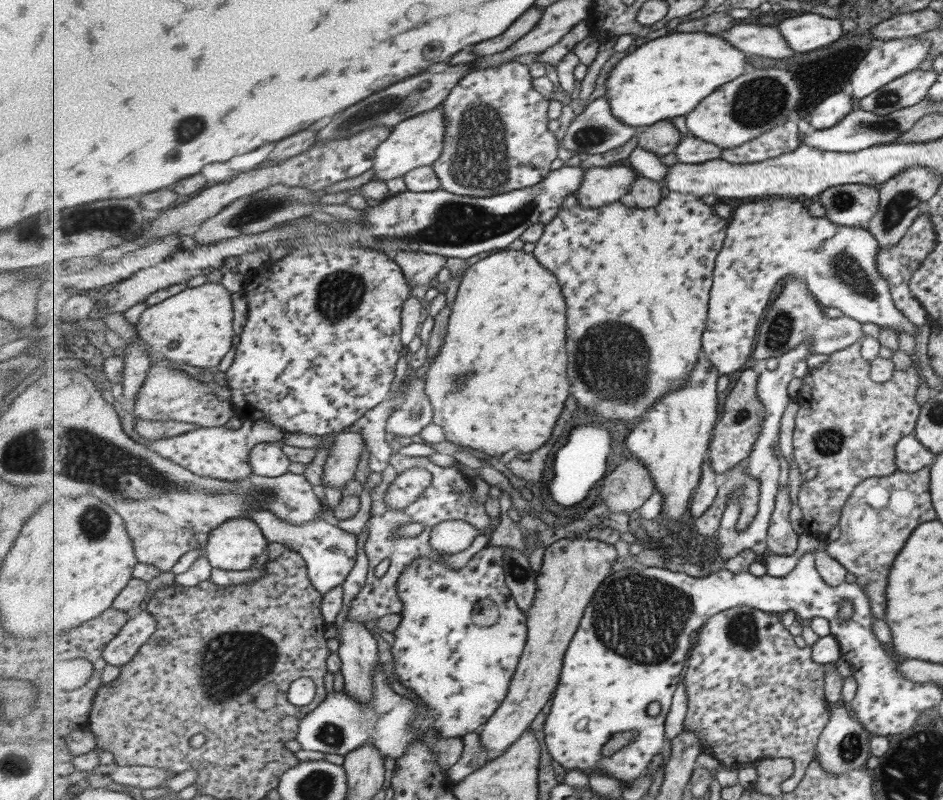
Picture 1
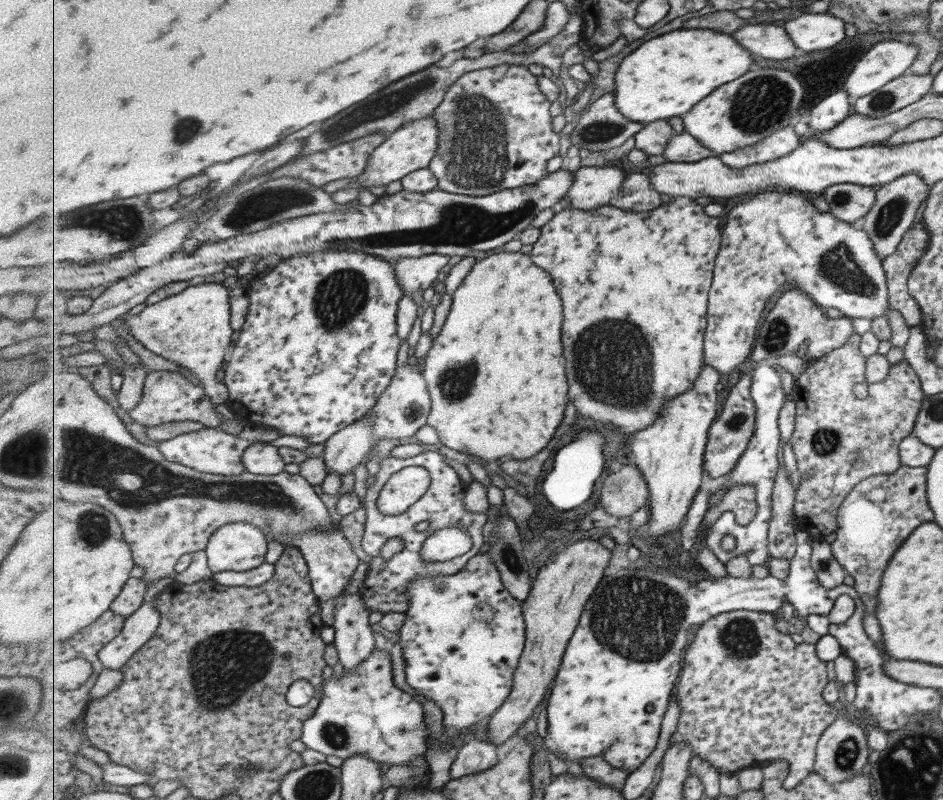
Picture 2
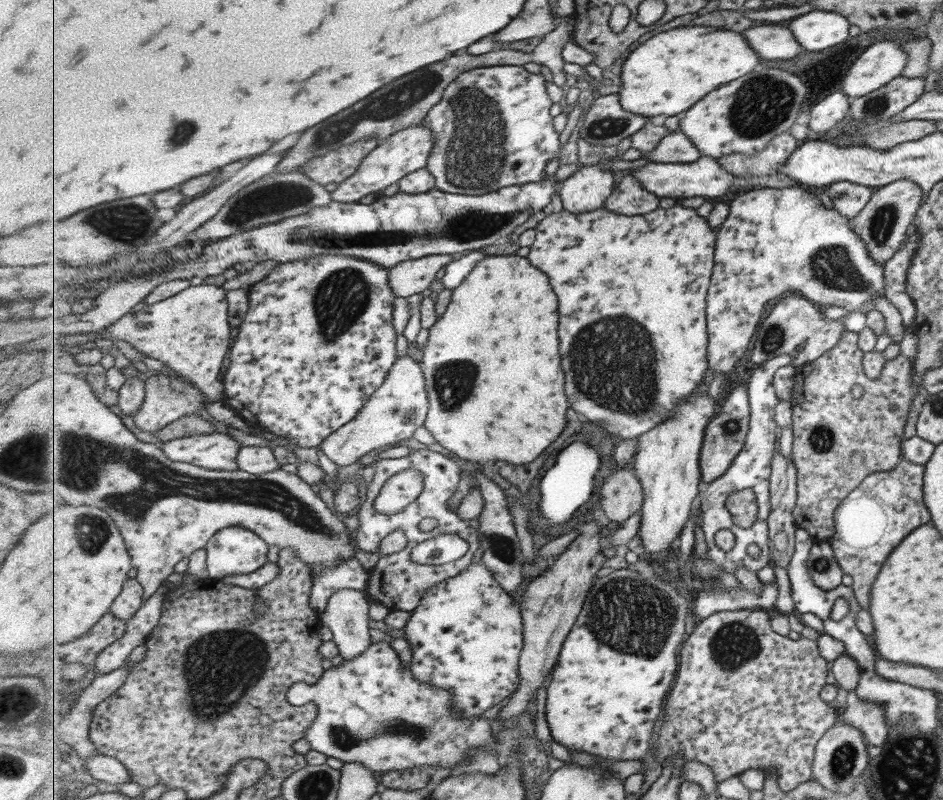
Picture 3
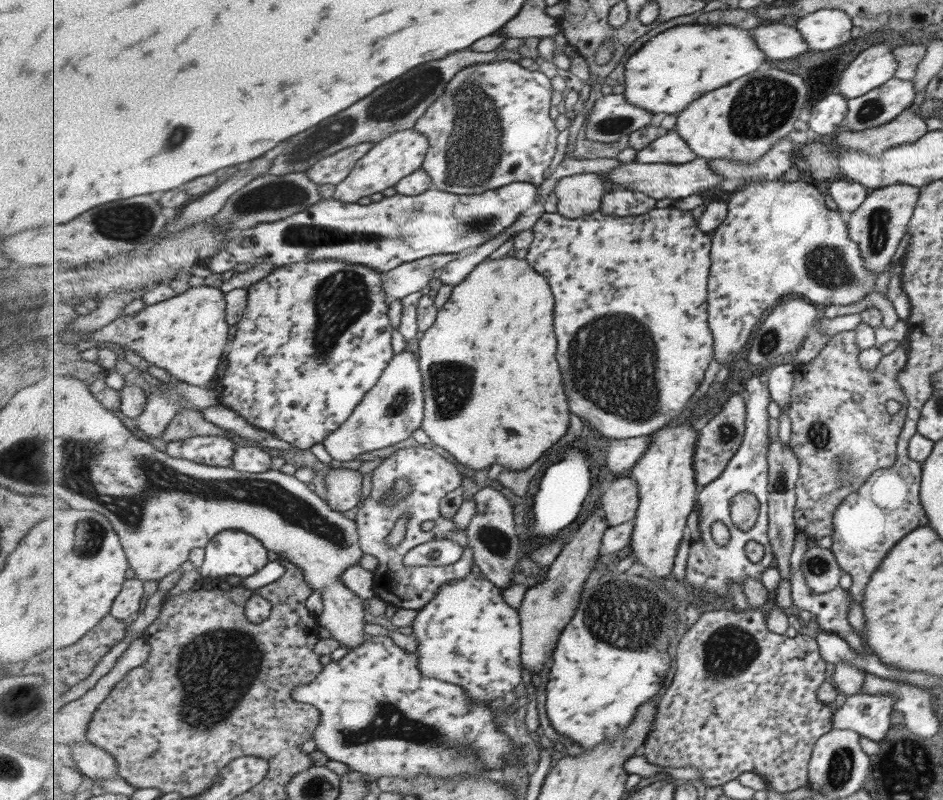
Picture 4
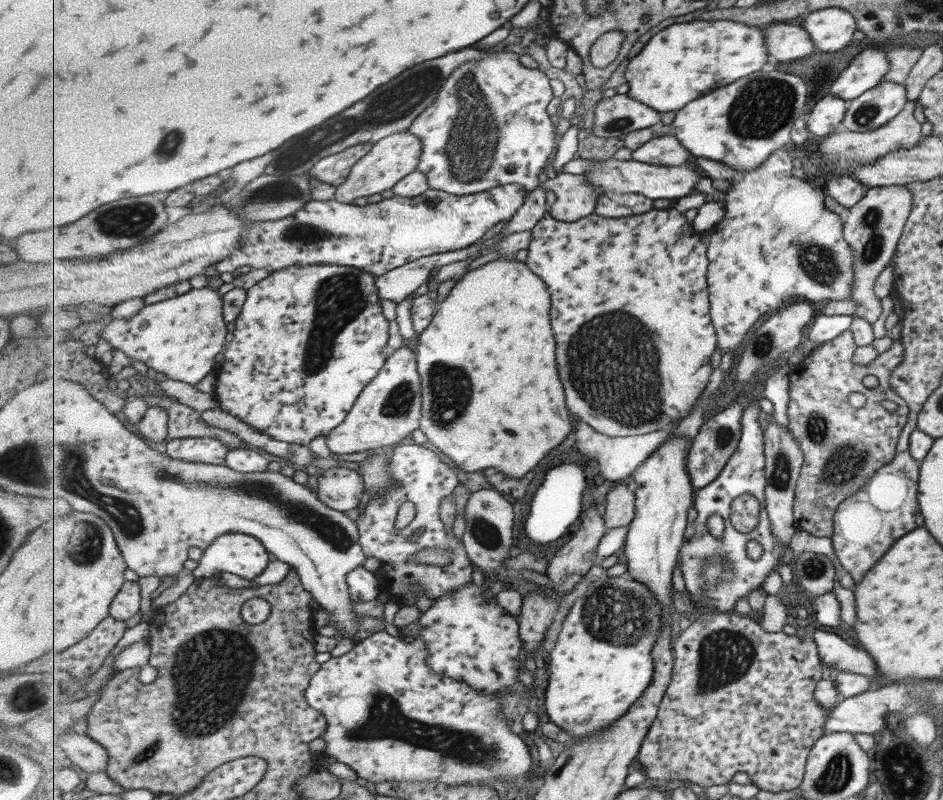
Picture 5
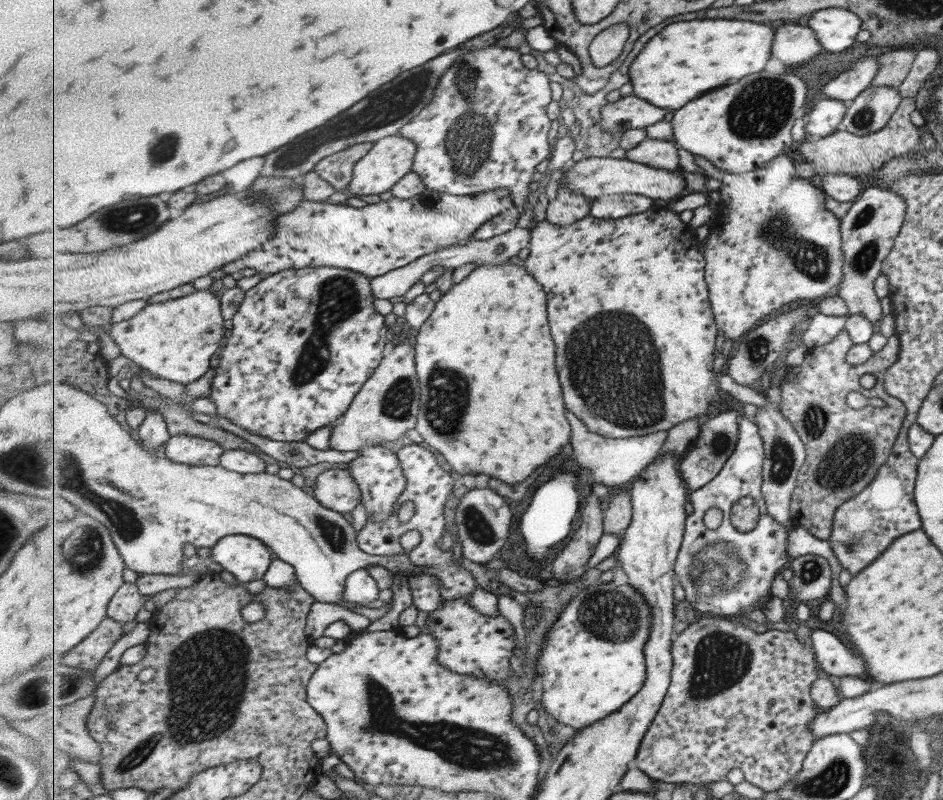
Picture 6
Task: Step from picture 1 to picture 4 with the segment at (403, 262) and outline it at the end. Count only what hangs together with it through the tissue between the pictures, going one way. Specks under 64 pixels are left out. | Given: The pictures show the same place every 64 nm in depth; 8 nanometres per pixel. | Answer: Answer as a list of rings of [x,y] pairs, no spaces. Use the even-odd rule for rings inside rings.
[[[437,254],[426,256],[419,260],[409,261],[384,274],[383,284],[388,291],[388,302],[391,300],[402,301],[407,296],[416,294],[429,287],[433,280],[435,270],[447,266],[449,262],[457,260],[464,254]]]

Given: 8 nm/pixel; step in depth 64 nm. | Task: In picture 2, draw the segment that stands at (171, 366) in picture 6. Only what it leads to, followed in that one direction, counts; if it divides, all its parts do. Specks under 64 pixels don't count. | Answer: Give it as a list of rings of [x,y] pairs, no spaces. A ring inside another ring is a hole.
[[[201,283],[171,296],[155,305],[149,305],[136,316],[126,316],[130,334],[151,353],[188,369],[215,404],[227,403],[229,387],[219,385],[217,372],[232,353],[234,328],[231,325],[230,291],[221,283]]]

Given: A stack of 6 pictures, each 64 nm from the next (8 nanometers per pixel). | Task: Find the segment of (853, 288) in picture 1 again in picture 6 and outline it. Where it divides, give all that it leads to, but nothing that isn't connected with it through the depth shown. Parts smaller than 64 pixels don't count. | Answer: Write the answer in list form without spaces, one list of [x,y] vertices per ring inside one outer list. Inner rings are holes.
[[[783,154],[757,171],[731,174],[693,155],[705,176],[721,182],[721,202],[712,213],[705,258],[710,302],[724,338],[737,341],[765,316],[795,300],[837,295],[842,278],[841,221],[823,206],[823,192],[795,174],[793,159]]]

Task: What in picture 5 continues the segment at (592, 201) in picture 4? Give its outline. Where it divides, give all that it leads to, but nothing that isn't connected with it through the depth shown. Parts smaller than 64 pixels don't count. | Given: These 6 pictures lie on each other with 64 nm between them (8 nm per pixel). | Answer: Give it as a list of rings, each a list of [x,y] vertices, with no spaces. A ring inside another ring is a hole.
[[[558,172],[554,178],[547,178],[537,187],[547,188],[555,194],[556,200],[549,206],[548,213],[561,221],[566,220],[567,222],[577,222],[593,214],[595,208],[597,208],[597,200],[602,195],[585,175],[576,174],[575,172]]]

